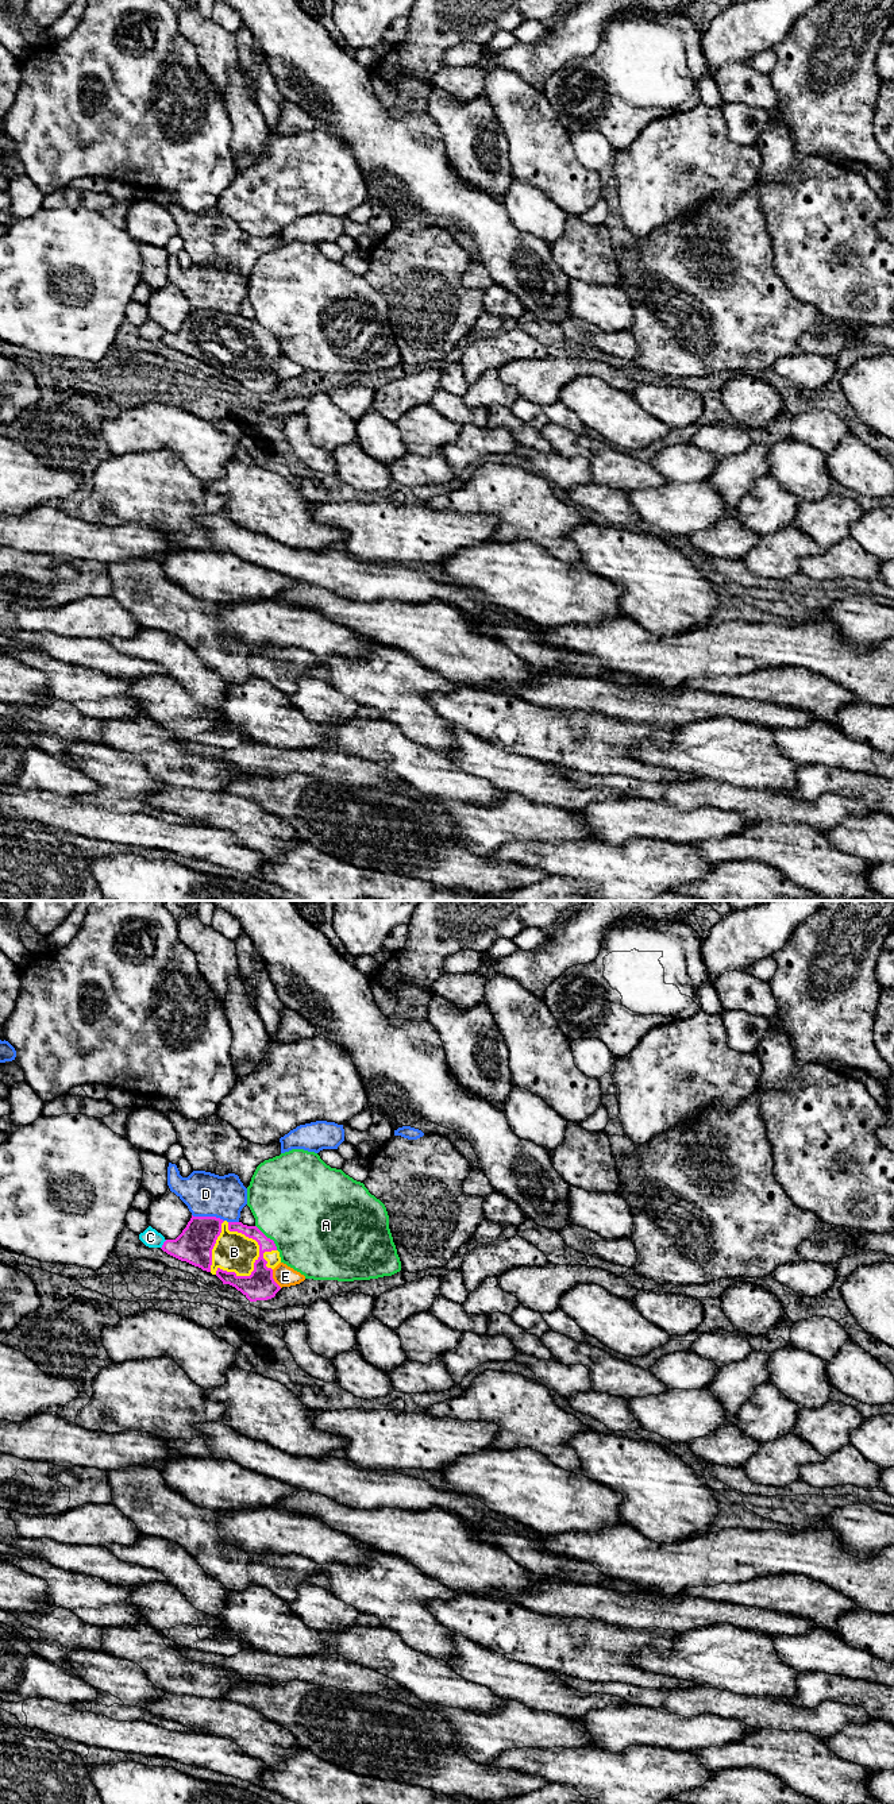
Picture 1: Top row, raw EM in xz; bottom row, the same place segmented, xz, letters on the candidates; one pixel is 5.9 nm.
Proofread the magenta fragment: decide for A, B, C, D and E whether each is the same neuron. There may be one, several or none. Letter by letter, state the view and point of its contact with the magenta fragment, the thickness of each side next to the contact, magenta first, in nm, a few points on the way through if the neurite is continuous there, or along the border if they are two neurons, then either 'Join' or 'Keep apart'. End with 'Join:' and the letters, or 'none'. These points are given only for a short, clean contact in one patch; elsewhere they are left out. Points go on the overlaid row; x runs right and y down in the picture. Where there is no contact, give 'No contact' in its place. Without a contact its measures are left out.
A: Touches magenta at xz (269, 1238). Thickness 140 nm (magenta) against 500 nm. Keep apart
B: Touches magenta at xz (257, 1241). Thickness 160 nm (magenta) against 240 nm. Join
C: Touches magenta at xz (164, 1244). Thickness 220 nm (magenta) against 110 nm. Keep apart
D: Touches magenta at xz (208, 1217). Thickness 220 nm (magenta) against 260 nm. Keep apart
E: Touches magenta at xz (273, 1279). Thickness 180 nm (magenta) against 130 nm. Keep apart
Join: B

